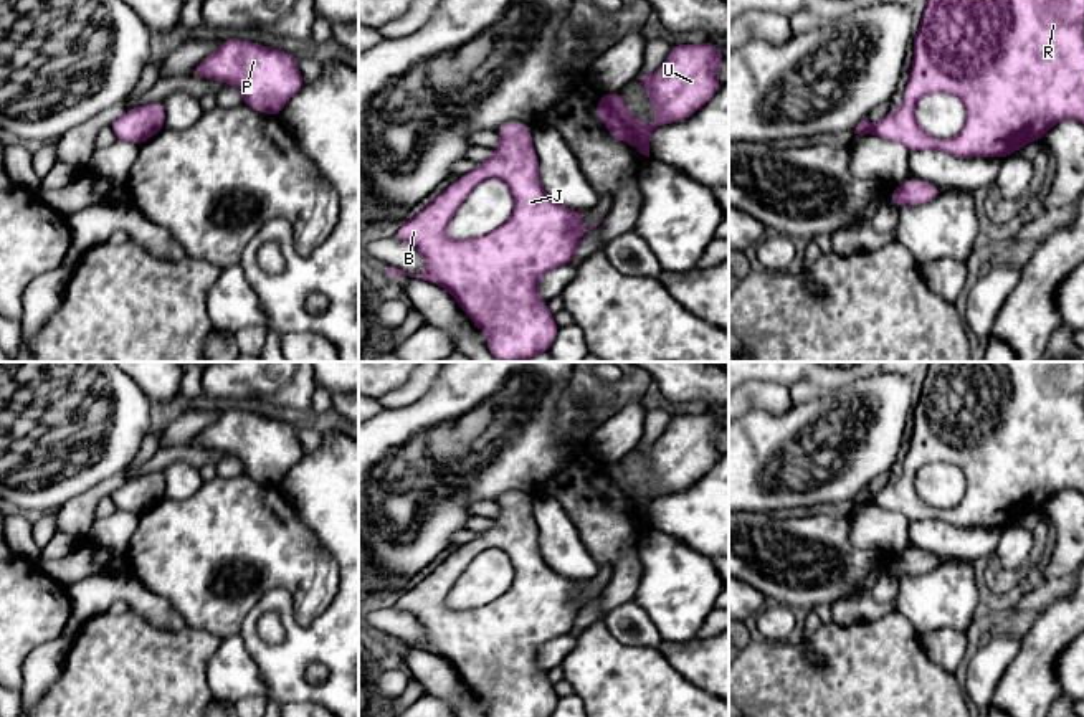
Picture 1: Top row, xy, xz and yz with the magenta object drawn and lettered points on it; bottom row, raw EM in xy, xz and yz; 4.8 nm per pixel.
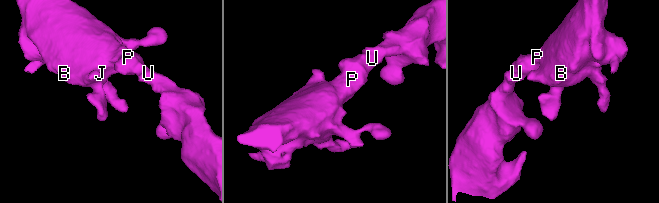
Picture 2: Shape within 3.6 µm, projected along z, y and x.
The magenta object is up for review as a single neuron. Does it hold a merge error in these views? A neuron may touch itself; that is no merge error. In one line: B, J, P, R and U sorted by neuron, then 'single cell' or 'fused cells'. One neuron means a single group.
B J P R U; single cell

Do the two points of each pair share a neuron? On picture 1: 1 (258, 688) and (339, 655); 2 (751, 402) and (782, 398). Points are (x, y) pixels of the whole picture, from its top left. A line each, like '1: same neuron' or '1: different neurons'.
1: different neurons
2: same neuron

